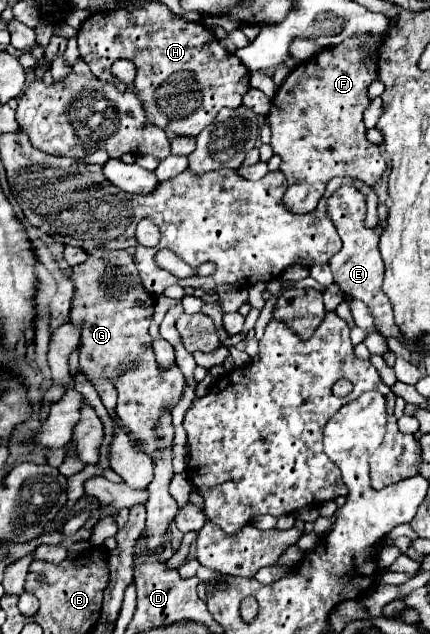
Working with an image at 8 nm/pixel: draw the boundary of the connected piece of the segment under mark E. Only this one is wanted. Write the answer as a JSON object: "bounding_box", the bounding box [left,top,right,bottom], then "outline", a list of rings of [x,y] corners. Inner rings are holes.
{"bounding_box":[328,187,406,343],"outline":[[[340,187],[330,199],[328,199],[328,213],[332,217],[332,221],[338,227],[338,233],[342,237],[342,249],[330,259],[330,269],[334,275],[334,283],[338,283],[340,291],[344,293],[344,297],[350,299],[358,299],[362,301],[370,315],[374,317],[374,325],[380,331],[382,337],[390,339],[398,339],[402,343],[406,343],[406,337],[398,331],[394,319],[392,319],[392,311],[390,311],[390,299],[384,295],[382,291],[382,263],[380,263],[380,251],[378,251],[378,239],[384,231],[384,227],[376,227],[376,229],[368,229],[362,223],[362,215],[364,215],[364,197],[354,189],[354,187]]]}

